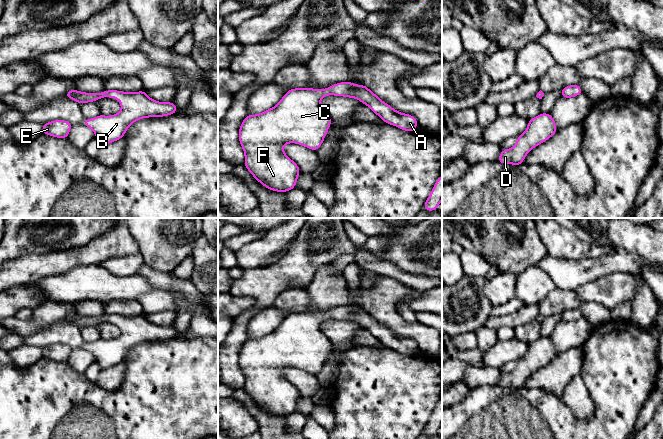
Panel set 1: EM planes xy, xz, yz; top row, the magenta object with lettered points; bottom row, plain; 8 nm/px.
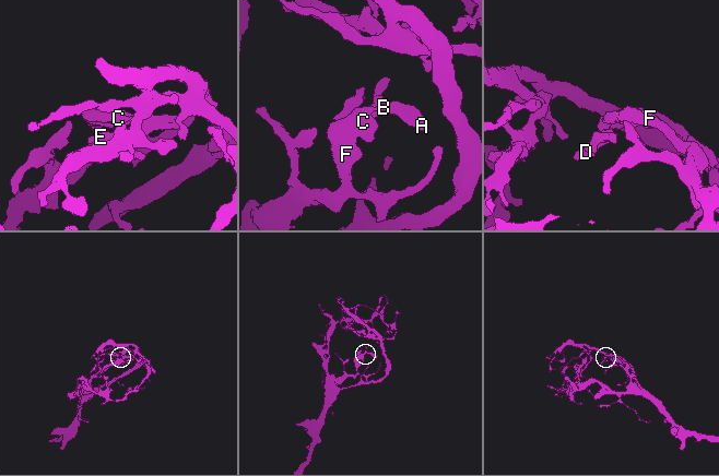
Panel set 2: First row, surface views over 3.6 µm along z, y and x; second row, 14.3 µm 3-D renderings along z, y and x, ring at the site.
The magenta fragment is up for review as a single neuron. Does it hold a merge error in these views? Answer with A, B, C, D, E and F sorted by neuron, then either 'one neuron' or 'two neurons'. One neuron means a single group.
groups A B C D E F; one neuron

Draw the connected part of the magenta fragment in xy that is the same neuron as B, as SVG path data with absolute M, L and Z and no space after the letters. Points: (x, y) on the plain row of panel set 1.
M69 313L64 321L82 329L96 326L105 321L115 322L121 327L121 335L111 340L98 339L92 343L84 342L82 348L92 353L101 369L115 366L124 361L128 351L142 342L163 341L175 338L179 333L174 326L158 326L147 320L146 315L122 316L104 314L101 317L85 317Z

